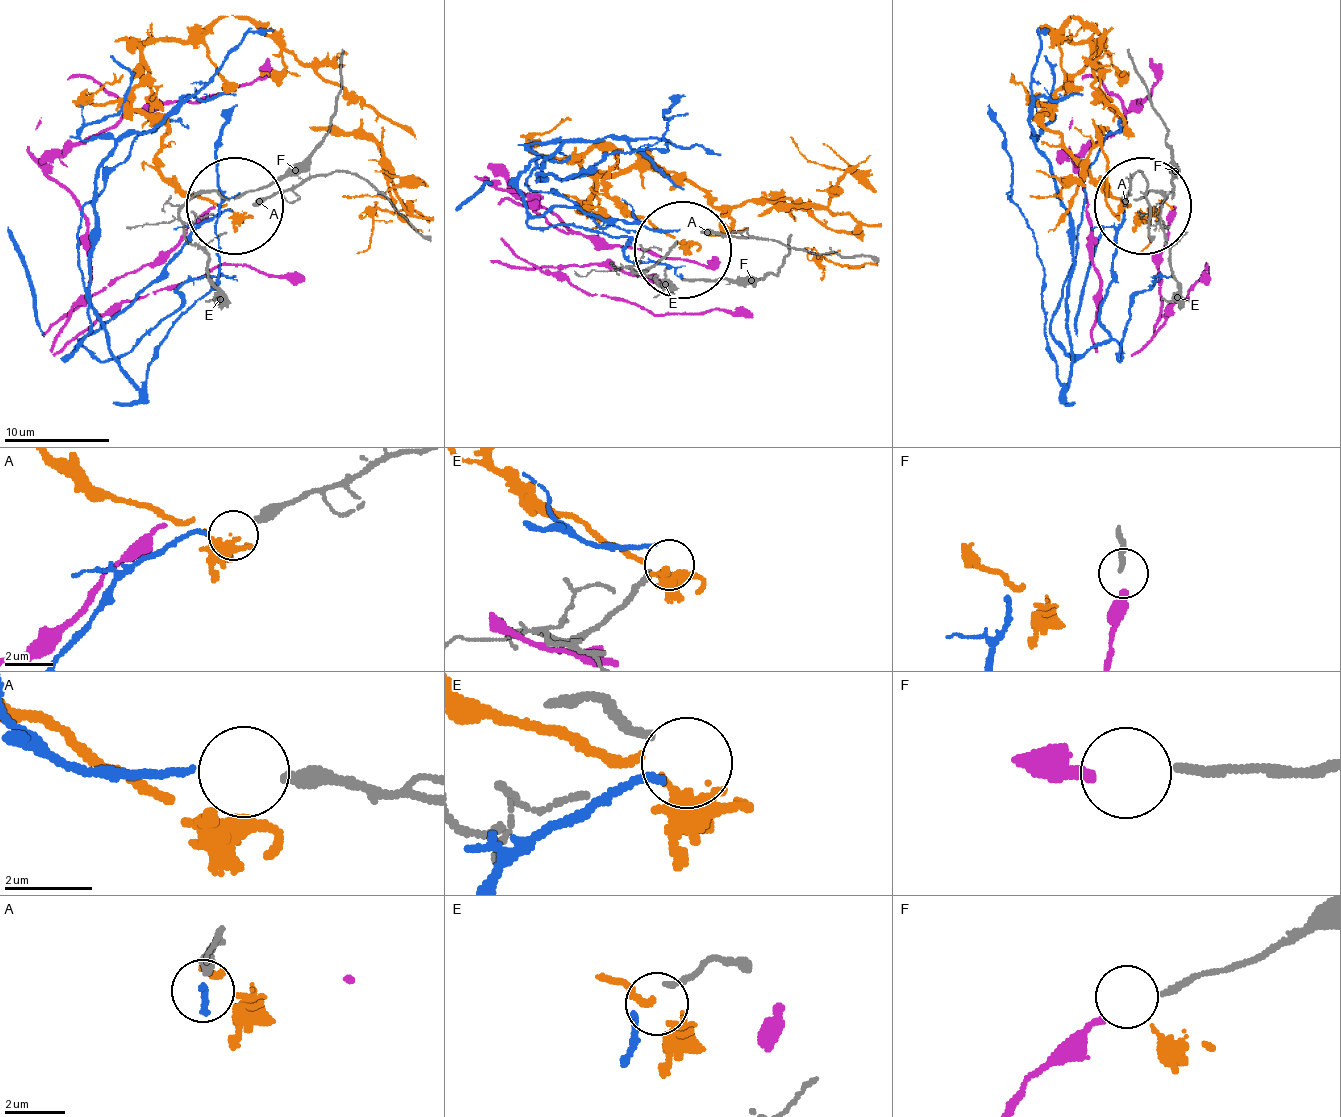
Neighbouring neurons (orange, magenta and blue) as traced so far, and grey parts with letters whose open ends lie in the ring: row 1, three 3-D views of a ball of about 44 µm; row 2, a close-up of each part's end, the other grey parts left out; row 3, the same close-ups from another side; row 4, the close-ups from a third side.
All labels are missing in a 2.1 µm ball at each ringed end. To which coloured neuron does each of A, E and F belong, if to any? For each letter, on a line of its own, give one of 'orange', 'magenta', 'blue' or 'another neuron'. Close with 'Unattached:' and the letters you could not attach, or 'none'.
A: blue
E: another neuron
F: magenta
Unattached: E

